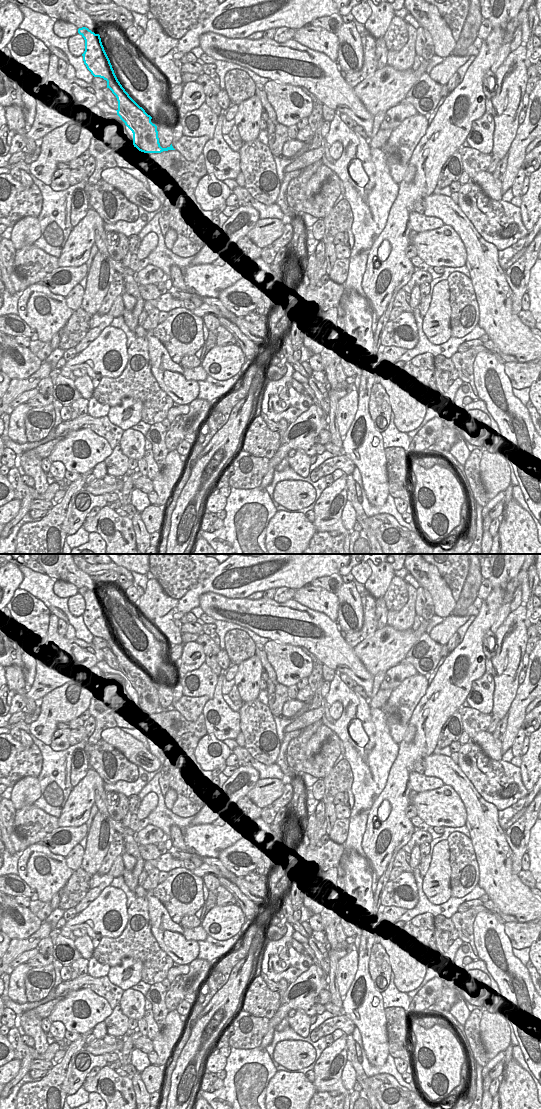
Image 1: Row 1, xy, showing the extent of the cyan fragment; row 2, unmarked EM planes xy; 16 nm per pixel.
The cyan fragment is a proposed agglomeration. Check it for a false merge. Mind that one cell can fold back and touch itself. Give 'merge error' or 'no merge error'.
merge error

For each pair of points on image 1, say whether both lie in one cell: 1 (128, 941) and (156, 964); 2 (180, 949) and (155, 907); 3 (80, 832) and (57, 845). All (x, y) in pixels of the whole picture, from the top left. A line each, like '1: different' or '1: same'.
1: same
2: same
3: same

